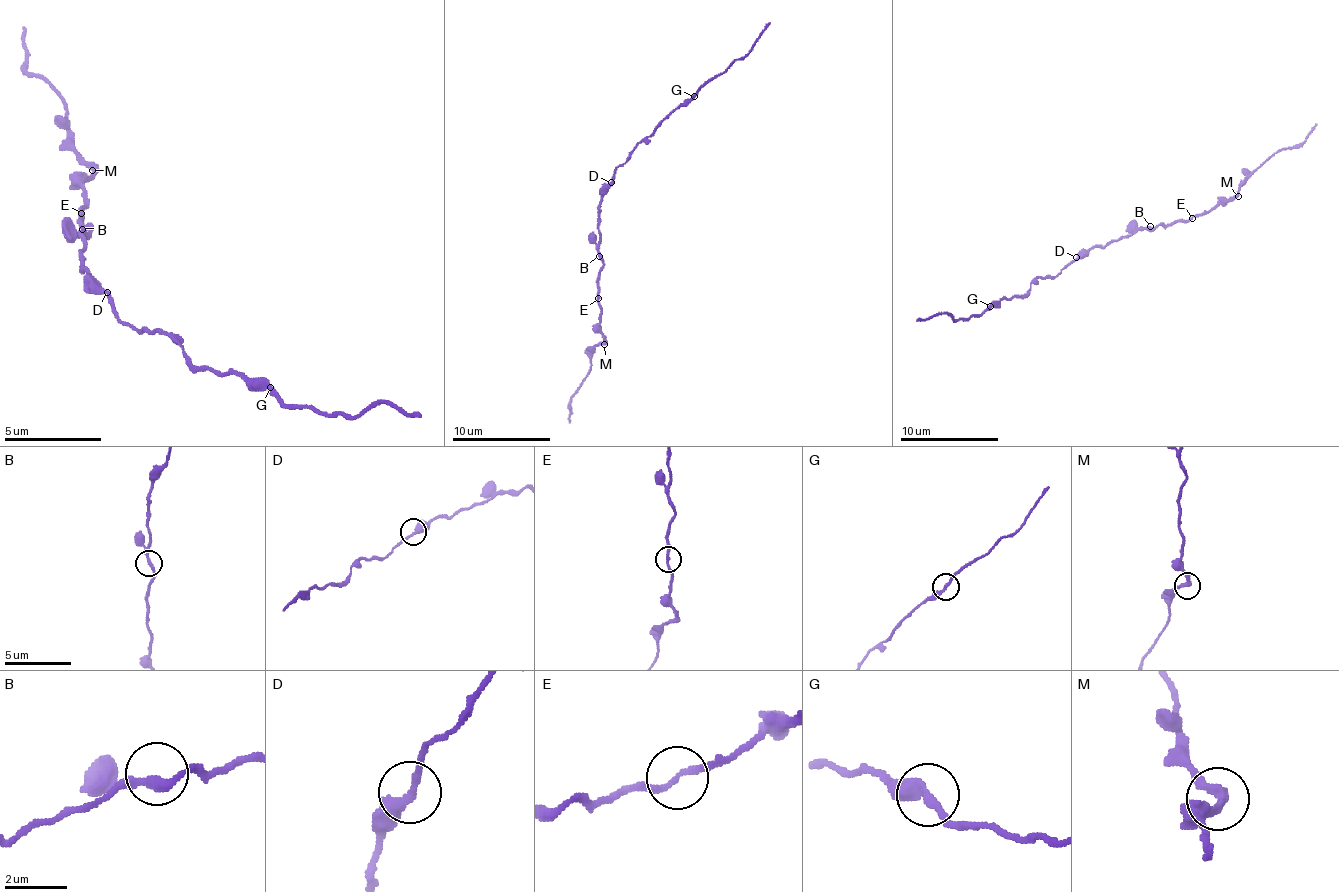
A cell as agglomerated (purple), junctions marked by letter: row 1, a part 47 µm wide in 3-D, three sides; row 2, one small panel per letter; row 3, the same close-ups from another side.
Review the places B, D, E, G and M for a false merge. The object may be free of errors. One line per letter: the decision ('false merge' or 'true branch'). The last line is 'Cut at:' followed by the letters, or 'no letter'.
B: true branch
D: true branch
E: true branch
G: true branch
M: true branch
Cut at: no letter

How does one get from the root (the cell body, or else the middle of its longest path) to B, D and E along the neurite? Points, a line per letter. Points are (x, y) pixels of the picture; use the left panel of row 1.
B: (82, 267), (82, 229)
D: (82, 267), (107, 292)
E: (82, 267), (82, 233), (87, 229), (82, 224), (82, 214)

